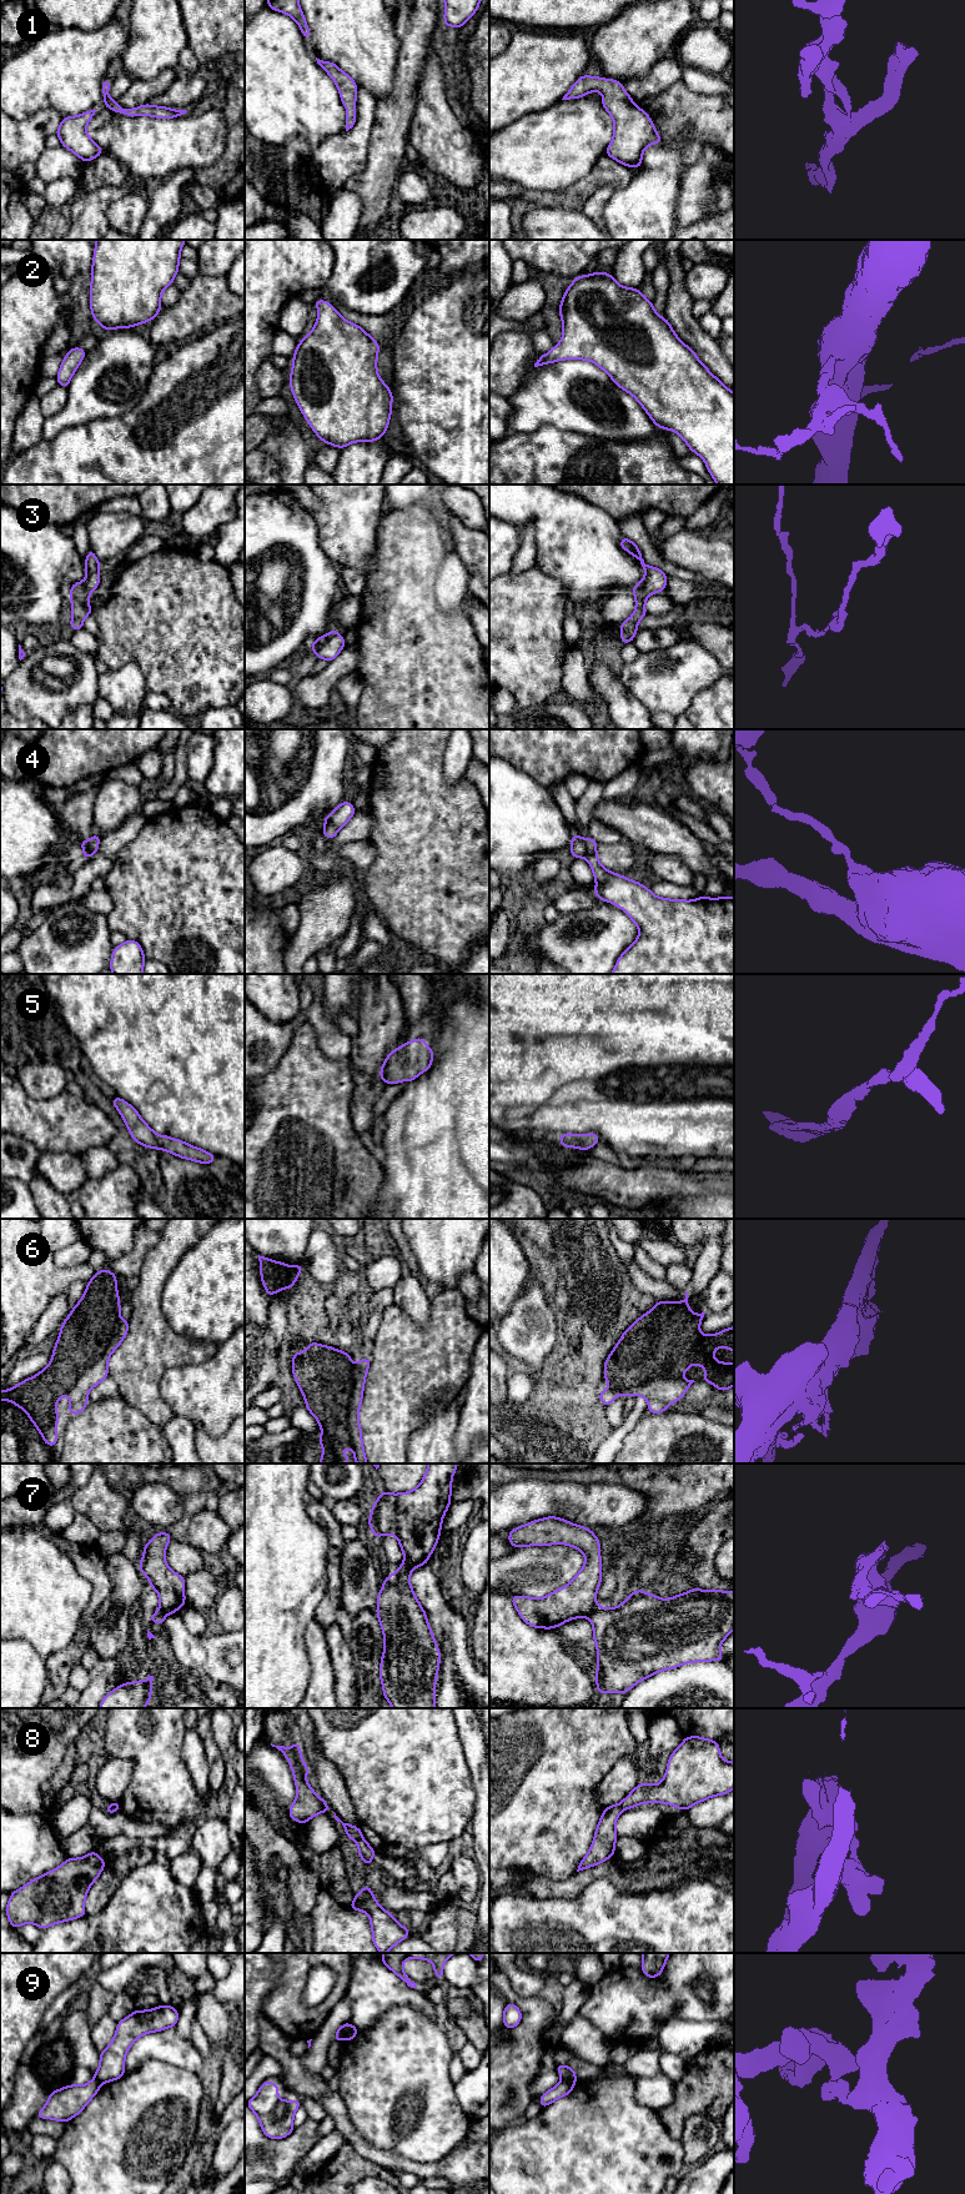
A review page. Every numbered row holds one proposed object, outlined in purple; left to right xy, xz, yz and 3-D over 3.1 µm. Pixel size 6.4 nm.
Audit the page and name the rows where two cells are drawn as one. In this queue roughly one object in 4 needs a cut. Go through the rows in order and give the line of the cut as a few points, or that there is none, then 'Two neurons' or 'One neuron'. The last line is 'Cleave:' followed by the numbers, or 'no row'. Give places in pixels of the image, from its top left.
1: No split. One neuron
2: No split. One neuron
3: Split along xz (336, 632), (321, 646), (311, 648). Two neurons
4: Split along yz (586, 841), (586, 853), (583, 855). Two neurons
5: No split. One neuron
6: No split. One neuron
7: Split along yz (597, 1606), (588, 1617). Two neurons
8: Split along xz (361, 1836), (356, 1841). Two neurons
9: Split along xz (348, 2022), (341, 2039). Two neurons
Cleave: 3, 4, 7, 8, 9

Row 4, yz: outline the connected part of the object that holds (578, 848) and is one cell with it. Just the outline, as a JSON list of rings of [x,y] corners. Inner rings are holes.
[[[576,832],[569,844],[571,844],[571,854],[574,859],[583,858],[585,855],[587,853],[585,840]]]

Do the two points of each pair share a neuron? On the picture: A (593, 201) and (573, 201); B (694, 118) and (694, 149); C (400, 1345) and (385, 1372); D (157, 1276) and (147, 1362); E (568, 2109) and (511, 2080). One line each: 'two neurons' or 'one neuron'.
A: two neurons
B: two neurons
C: one neuron
D: one neuron
E: two neurons

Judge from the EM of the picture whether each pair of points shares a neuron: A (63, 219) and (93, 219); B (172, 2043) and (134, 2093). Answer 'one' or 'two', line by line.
A: two
B: two

